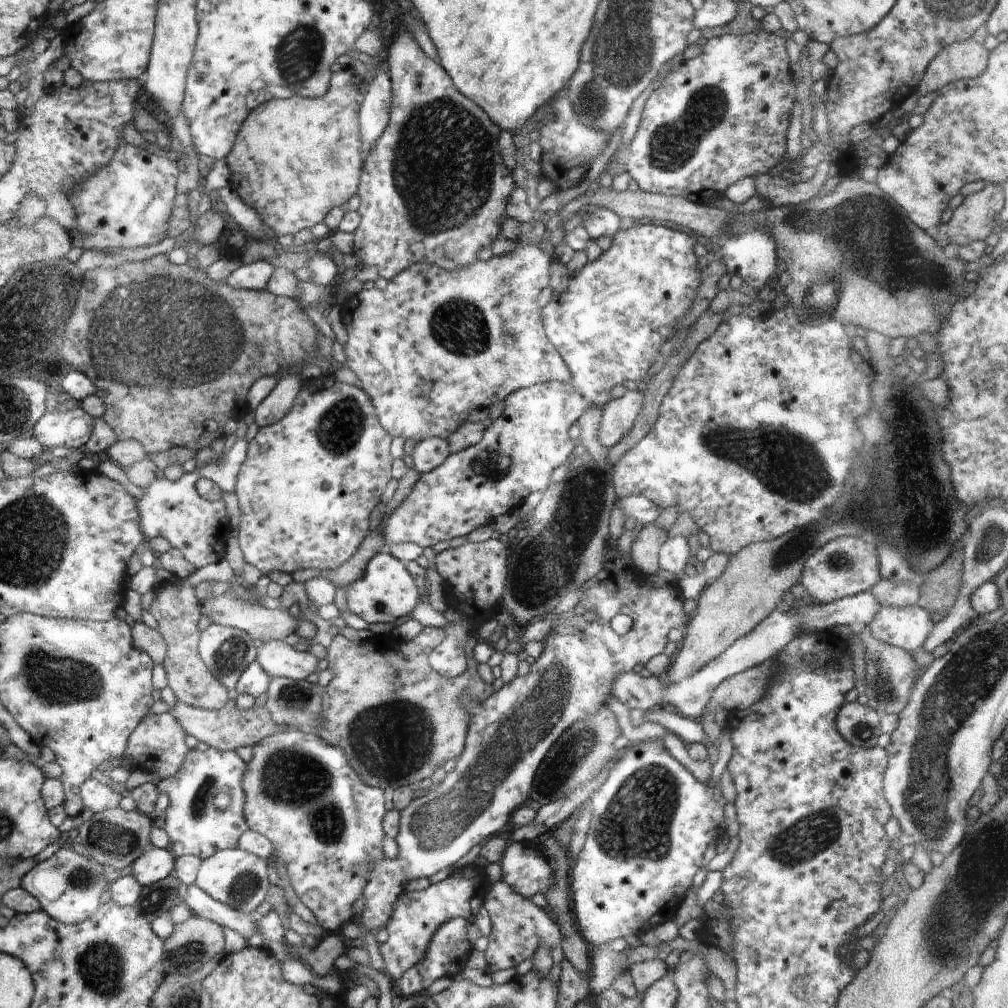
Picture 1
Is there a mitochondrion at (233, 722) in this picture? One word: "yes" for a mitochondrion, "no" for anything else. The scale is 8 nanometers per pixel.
no

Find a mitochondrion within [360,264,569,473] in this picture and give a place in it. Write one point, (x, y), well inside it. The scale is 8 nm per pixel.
(457, 325)

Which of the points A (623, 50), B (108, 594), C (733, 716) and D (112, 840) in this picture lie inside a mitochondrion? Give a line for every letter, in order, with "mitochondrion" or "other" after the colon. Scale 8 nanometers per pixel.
A: mitochondrion
B: other
C: other
D: mitochondrion

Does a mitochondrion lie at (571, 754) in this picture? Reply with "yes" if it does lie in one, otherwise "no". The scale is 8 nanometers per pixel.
yes

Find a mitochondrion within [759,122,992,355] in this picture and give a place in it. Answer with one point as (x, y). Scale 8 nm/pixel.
(896, 256)

